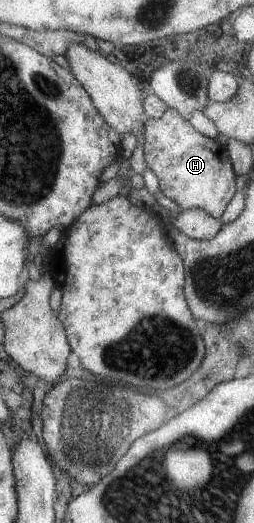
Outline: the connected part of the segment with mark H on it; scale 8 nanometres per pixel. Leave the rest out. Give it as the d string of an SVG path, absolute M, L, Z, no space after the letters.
M167 108L161 117L148 118L144 133L144 159L160 181L160 191L181 210L204 209L218 218L237 193L236 173L227 146L221 140L204 136L176 109Z

